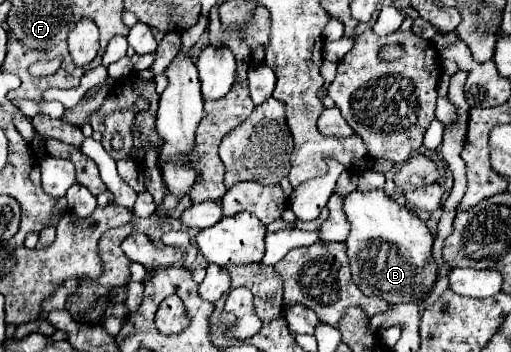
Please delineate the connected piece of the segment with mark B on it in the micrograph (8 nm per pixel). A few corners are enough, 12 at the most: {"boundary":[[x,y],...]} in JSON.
{"boundary":[[383,189],[345,195],[353,283],[419,301],[433,235]]}

